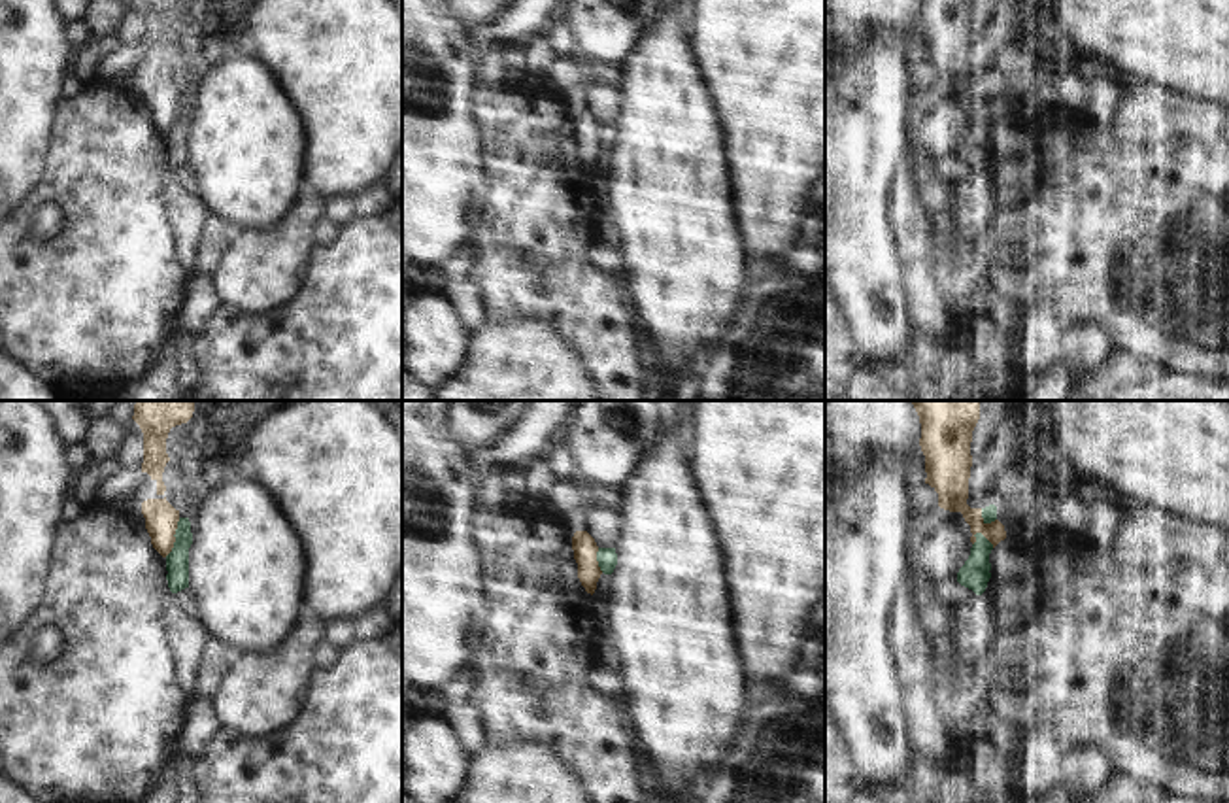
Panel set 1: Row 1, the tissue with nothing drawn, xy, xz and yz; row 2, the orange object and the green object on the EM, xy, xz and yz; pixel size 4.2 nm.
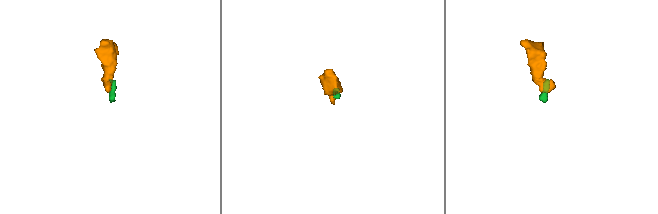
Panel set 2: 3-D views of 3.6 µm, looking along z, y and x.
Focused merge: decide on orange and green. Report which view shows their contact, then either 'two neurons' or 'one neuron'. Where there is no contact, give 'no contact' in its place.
xy | two neurons

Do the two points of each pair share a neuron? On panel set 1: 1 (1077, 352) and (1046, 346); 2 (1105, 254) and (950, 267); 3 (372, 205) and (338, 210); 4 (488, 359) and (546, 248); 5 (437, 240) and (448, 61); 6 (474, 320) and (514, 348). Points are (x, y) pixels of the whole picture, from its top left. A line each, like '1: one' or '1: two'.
1: two
2: one
3: two
4: two
5: one
6: two

